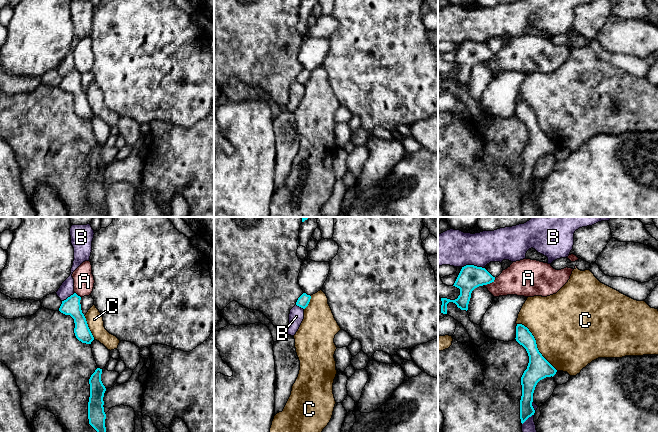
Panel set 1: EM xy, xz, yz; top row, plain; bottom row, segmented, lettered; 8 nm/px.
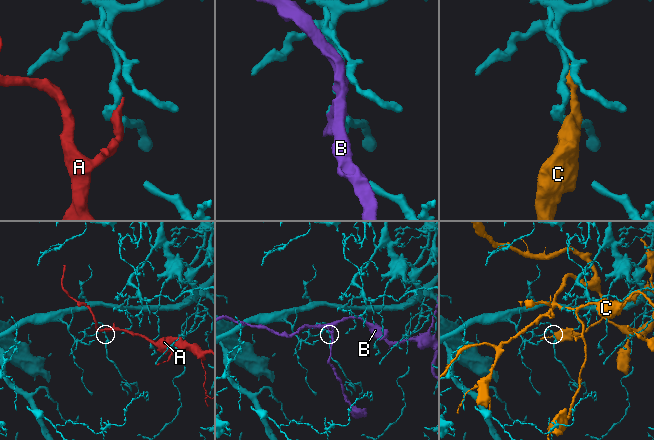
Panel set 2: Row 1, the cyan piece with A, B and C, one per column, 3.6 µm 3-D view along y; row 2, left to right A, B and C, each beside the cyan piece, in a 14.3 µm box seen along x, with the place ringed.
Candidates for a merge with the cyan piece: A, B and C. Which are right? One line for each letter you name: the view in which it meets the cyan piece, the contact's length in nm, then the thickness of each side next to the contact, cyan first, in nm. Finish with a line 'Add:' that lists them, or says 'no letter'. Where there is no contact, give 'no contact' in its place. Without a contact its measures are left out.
Add: no letter

